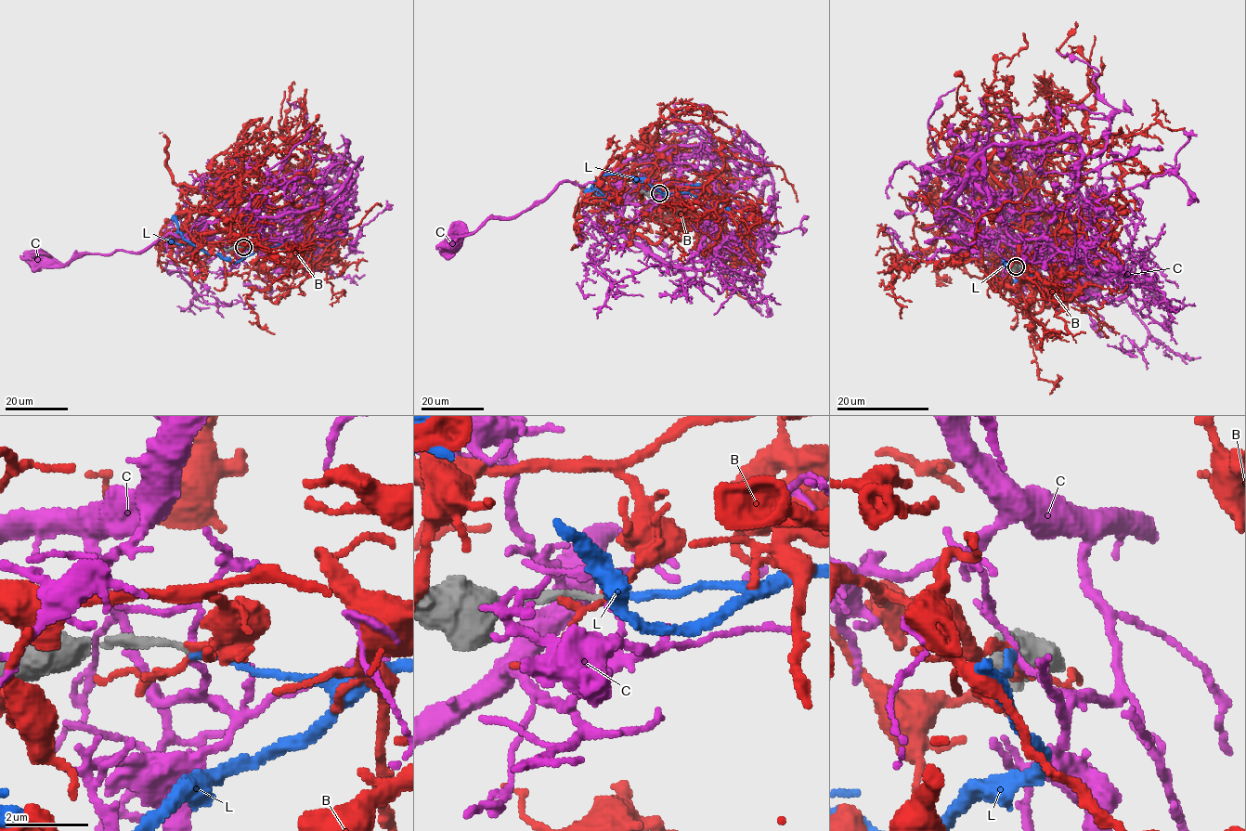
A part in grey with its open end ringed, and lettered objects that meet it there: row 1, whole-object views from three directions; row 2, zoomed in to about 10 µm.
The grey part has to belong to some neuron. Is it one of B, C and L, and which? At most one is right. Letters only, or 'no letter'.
L

